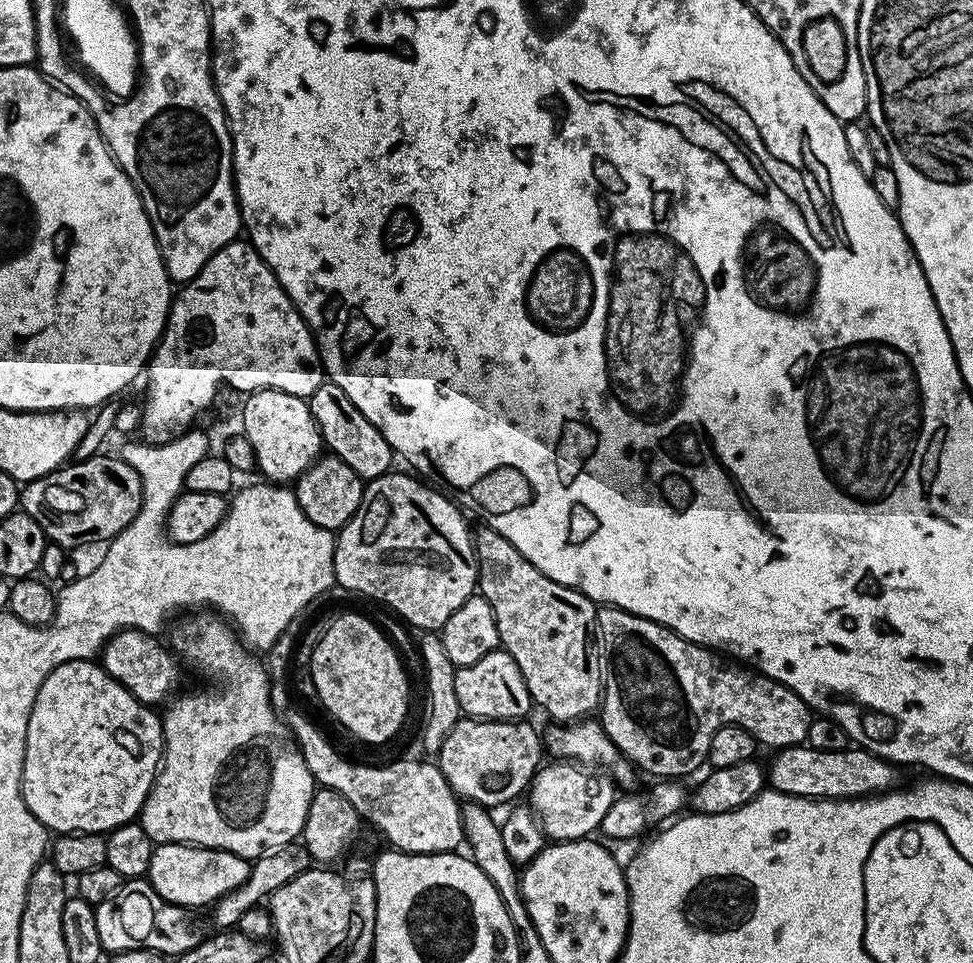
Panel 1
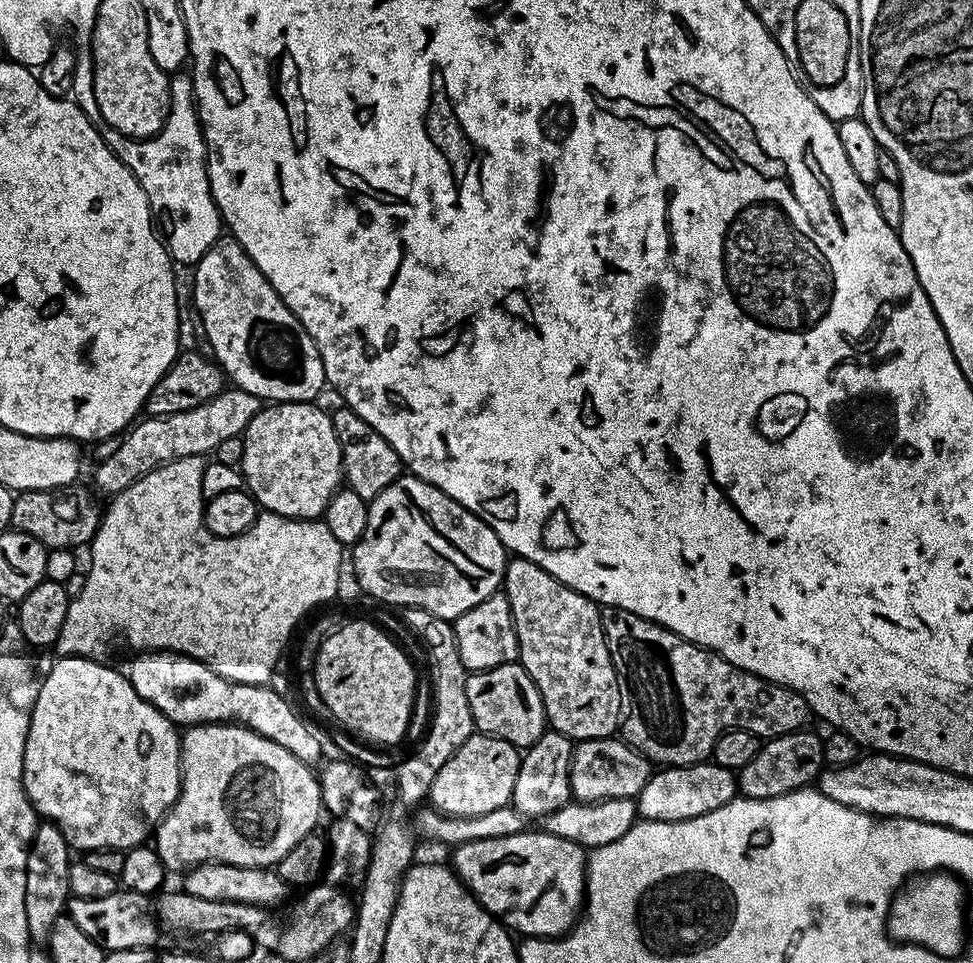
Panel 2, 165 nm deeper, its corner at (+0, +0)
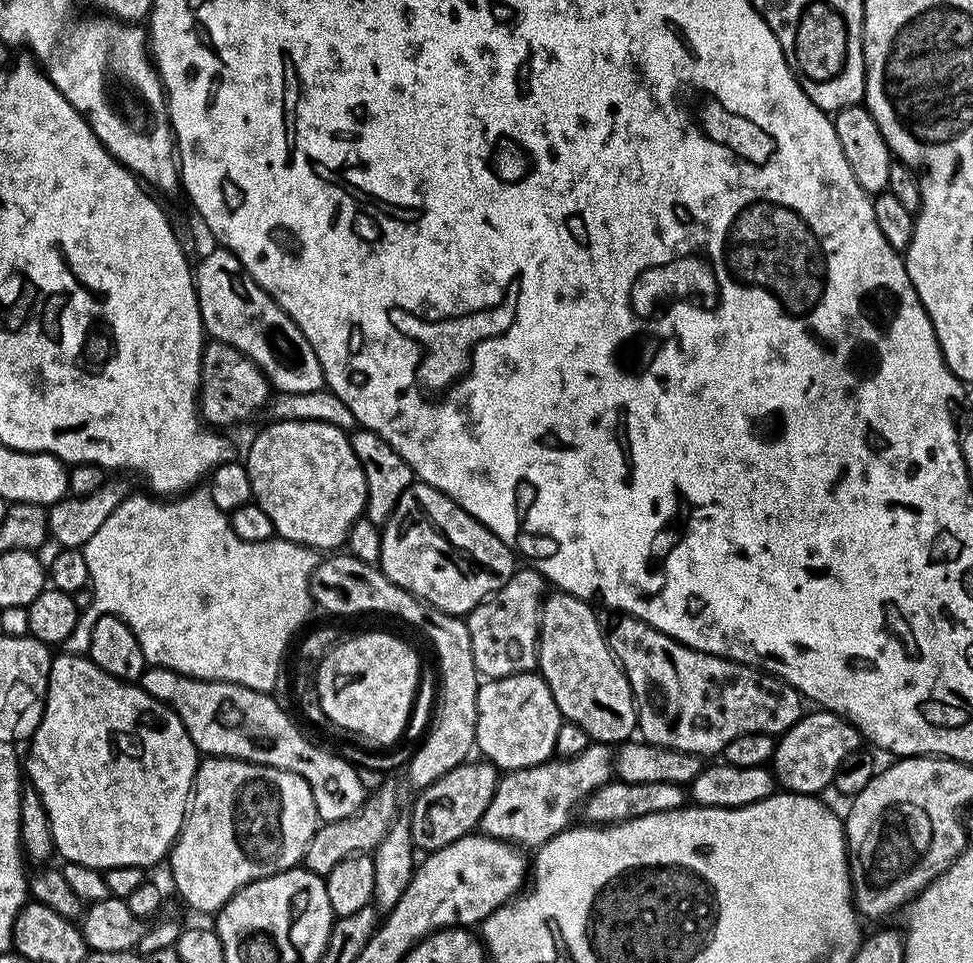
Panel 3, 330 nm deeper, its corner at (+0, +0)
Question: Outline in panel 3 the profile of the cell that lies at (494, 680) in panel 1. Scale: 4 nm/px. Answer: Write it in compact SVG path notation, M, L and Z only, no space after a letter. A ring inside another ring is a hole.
M535 671L519 672L497 680L485 679L478 690L475 747L497 769L513 772L553 759L556 735L562 723L554 694Z

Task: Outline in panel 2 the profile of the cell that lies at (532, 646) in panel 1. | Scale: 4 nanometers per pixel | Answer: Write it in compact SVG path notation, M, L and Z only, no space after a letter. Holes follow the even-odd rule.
M519 558L509 559L504 571L502 591L514 614L514 630L518 634L520 651L518 663L526 670L542 698L544 715L550 728L568 736L573 742L611 737L615 733L612 731L621 727L622 705L618 678L596 601L587 600L570 586L558 582L558 578L546 574L546 570L542 570L534 562Z

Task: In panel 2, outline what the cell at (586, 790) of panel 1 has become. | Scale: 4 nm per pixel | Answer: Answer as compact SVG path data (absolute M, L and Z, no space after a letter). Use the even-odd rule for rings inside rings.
M620 738L581 740L575 745L570 762L571 795L581 804L606 798L634 798L652 776L653 765L647 756L631 748Z

